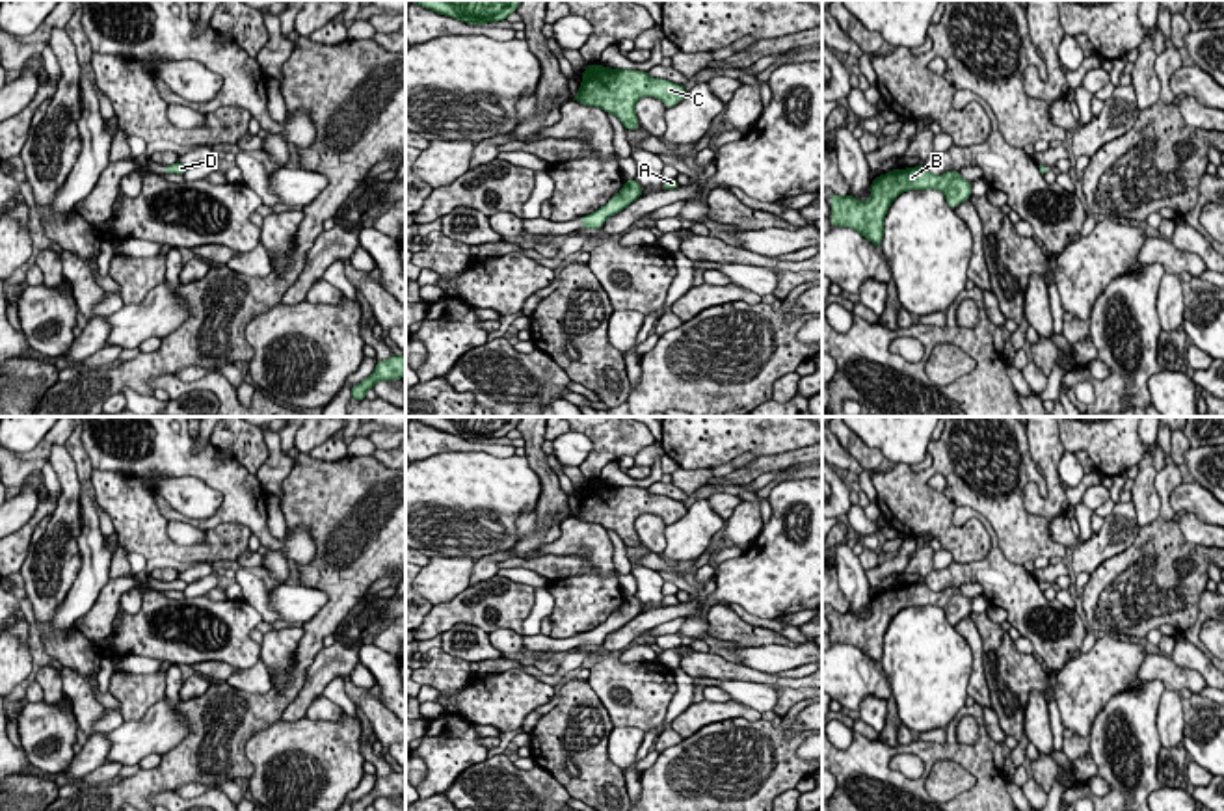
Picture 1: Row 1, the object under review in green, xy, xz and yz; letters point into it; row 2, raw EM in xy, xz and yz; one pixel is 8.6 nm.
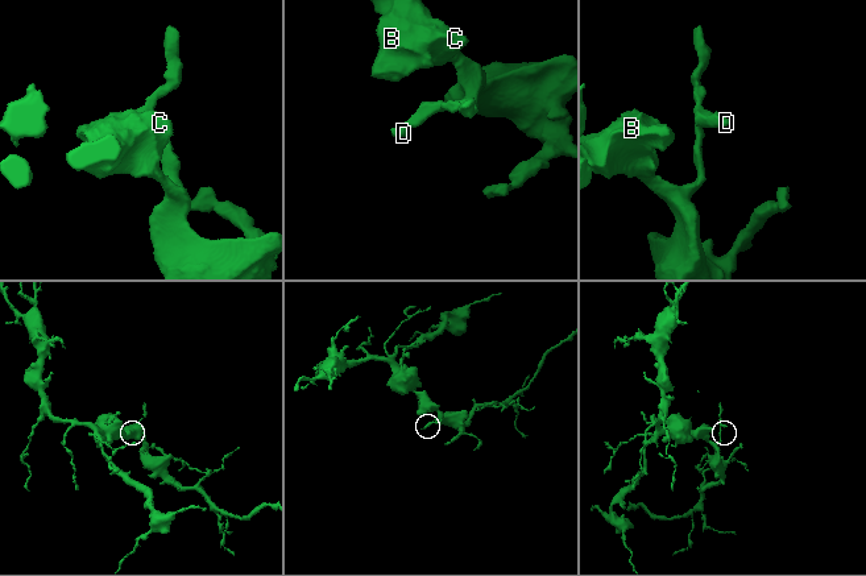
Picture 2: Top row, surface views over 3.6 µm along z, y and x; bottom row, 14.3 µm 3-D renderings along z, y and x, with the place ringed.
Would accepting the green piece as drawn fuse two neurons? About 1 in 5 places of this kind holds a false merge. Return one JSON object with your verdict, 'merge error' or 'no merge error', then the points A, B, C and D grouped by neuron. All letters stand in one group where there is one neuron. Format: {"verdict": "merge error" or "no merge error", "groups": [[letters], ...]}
{"verdict": "no merge error", "groups": [["A", "B", "C", "D"]]}

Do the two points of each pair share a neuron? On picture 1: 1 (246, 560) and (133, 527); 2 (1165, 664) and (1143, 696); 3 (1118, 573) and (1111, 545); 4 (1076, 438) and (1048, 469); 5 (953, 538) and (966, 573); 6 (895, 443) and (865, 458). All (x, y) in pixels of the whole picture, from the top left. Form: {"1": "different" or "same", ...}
{"1": "different", "2": "different", "3": "different", "4": "different", "5": "different", "6": "different"}

